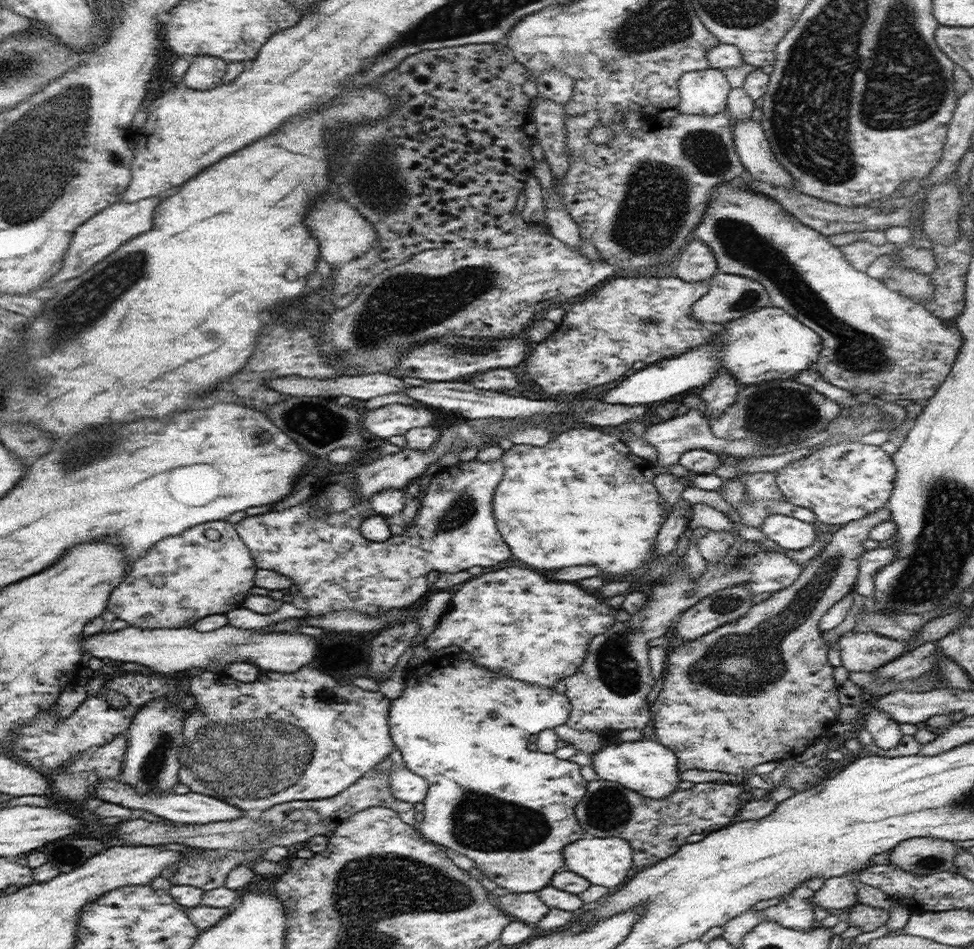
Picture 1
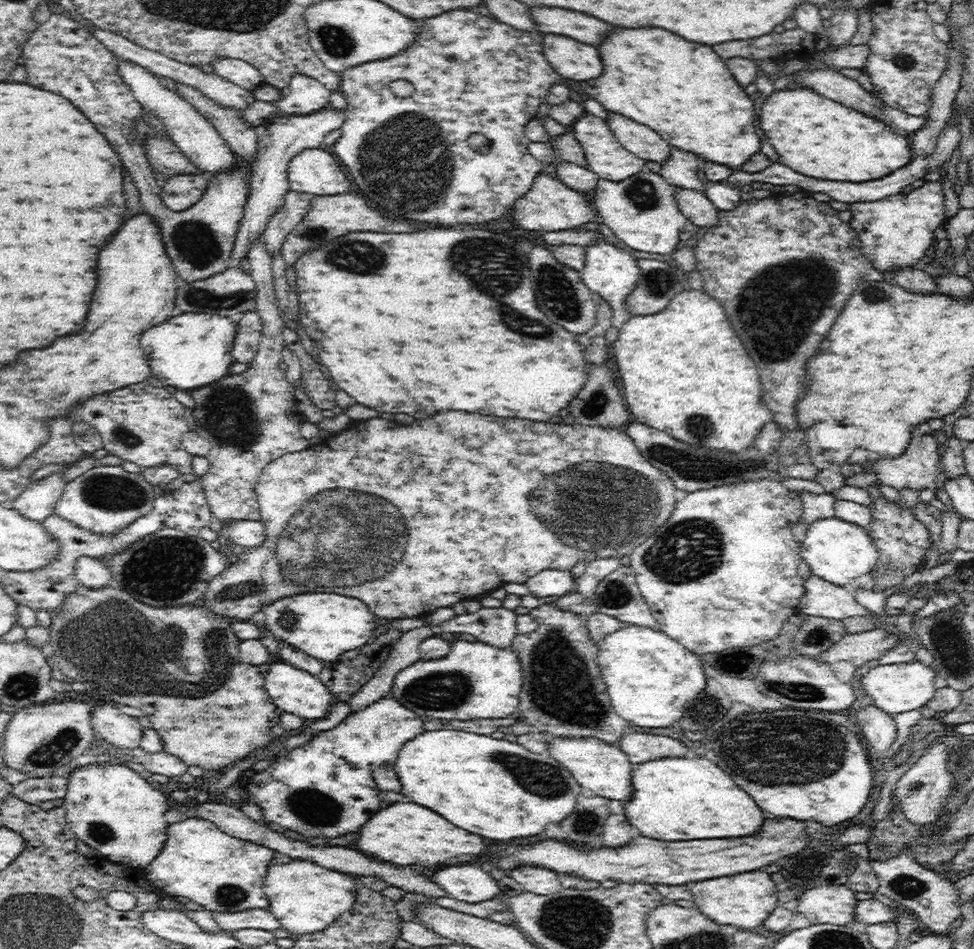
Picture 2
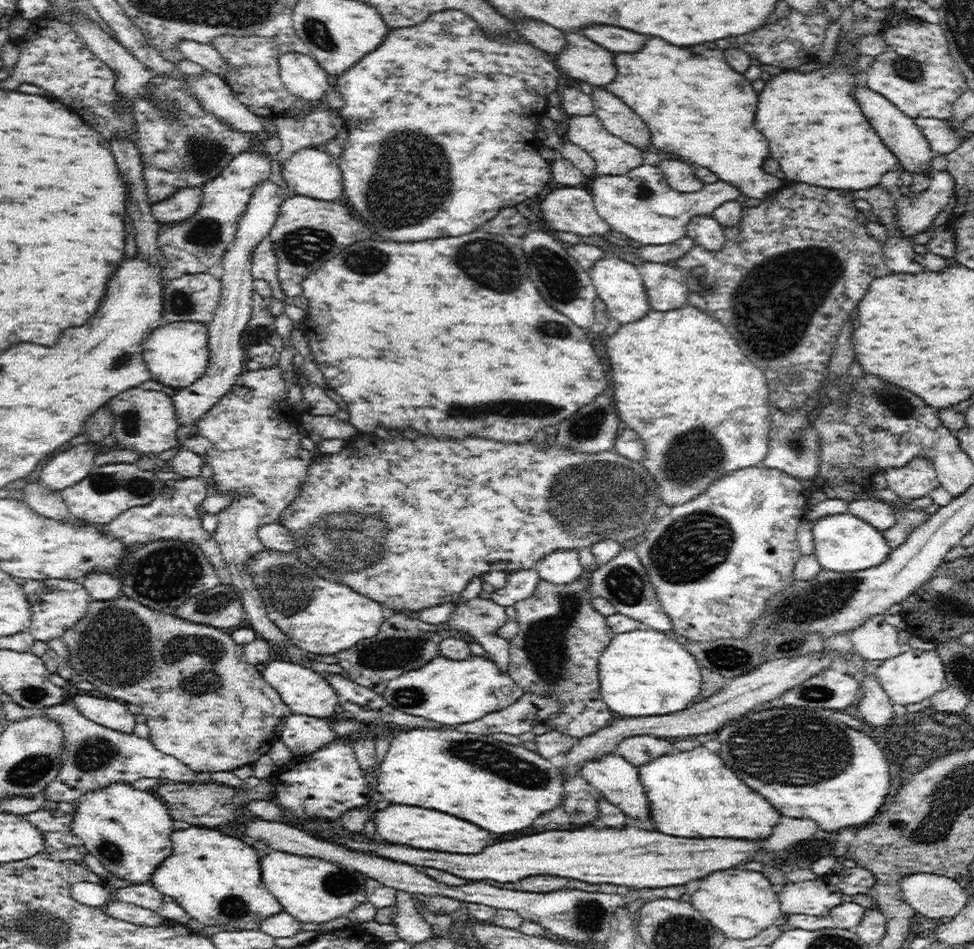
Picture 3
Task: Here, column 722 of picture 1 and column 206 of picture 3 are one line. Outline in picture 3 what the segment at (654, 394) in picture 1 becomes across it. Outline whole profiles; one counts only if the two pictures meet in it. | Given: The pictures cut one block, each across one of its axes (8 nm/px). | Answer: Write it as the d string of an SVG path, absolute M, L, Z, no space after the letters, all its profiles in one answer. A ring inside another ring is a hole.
M180 321L155 328L143 342L143 357L152 378L175 390L201 379L209 365L208 329L199 322Z

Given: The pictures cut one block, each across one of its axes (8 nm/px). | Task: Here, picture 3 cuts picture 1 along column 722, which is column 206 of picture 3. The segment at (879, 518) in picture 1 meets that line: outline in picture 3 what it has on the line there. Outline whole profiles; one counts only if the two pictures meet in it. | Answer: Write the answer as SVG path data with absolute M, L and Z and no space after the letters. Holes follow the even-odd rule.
M118 596L114 600L91 600L87 613L72 628L66 629L64 641L69 653L69 662L71 662L74 672L80 674L83 680L94 684L95 693L106 698L140 706L150 732L148 740L160 752L175 756L196 773L233 771L245 764L255 763L260 756L264 756L272 748L272 742L277 738L275 735L276 724L291 714L287 704L282 704L283 700L278 691L264 680L263 674L257 671L255 664L247 662L244 656L245 645L236 643L227 630L190 622L174 614L166 614L146 608L146 606L130 600L128 596Z

